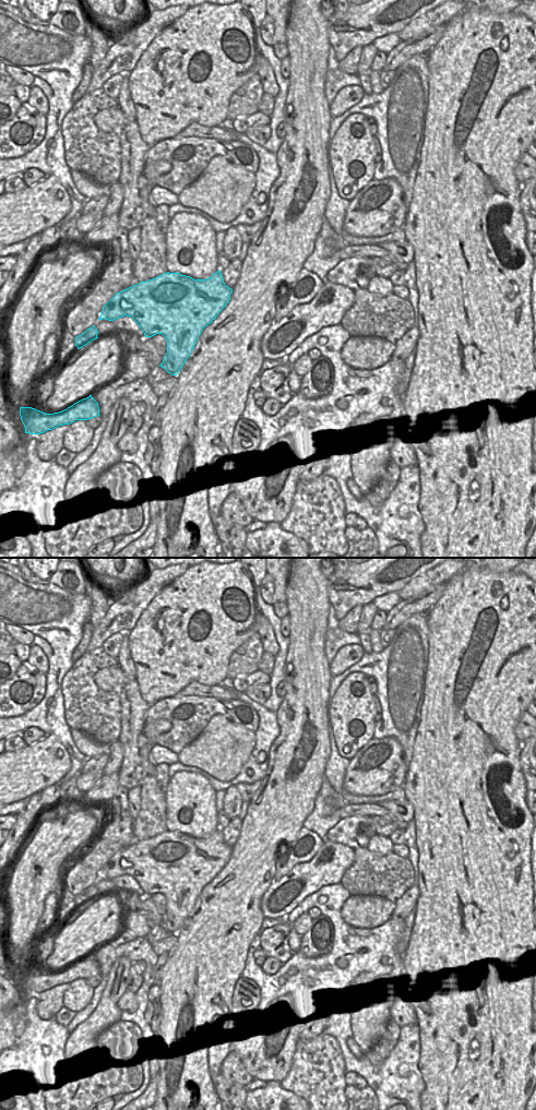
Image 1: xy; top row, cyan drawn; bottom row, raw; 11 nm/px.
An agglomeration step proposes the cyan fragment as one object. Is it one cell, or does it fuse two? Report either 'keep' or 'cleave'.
cleave

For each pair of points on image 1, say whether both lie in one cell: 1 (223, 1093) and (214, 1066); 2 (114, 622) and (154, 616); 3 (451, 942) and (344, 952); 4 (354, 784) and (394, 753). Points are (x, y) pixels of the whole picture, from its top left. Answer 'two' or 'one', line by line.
1: one
2: two
3: two
4: one

